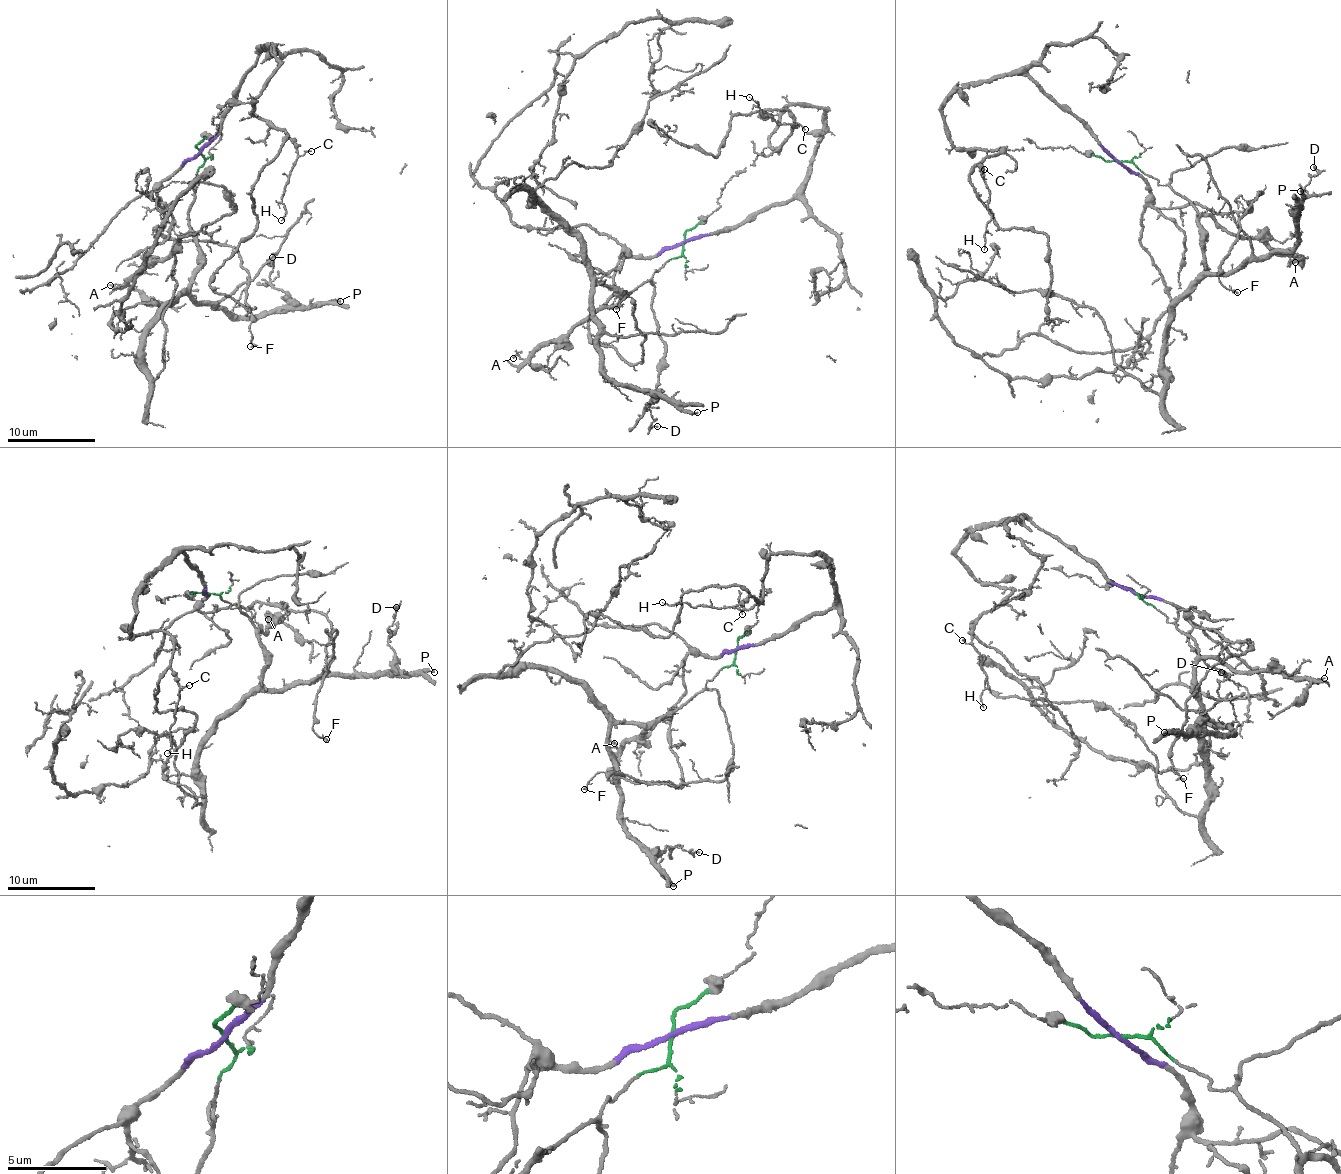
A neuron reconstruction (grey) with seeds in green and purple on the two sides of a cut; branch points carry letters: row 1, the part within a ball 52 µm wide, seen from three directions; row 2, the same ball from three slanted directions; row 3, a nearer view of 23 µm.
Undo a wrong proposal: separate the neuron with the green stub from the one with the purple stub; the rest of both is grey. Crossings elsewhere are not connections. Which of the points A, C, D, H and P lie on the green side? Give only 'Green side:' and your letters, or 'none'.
Green side: A, D, P

